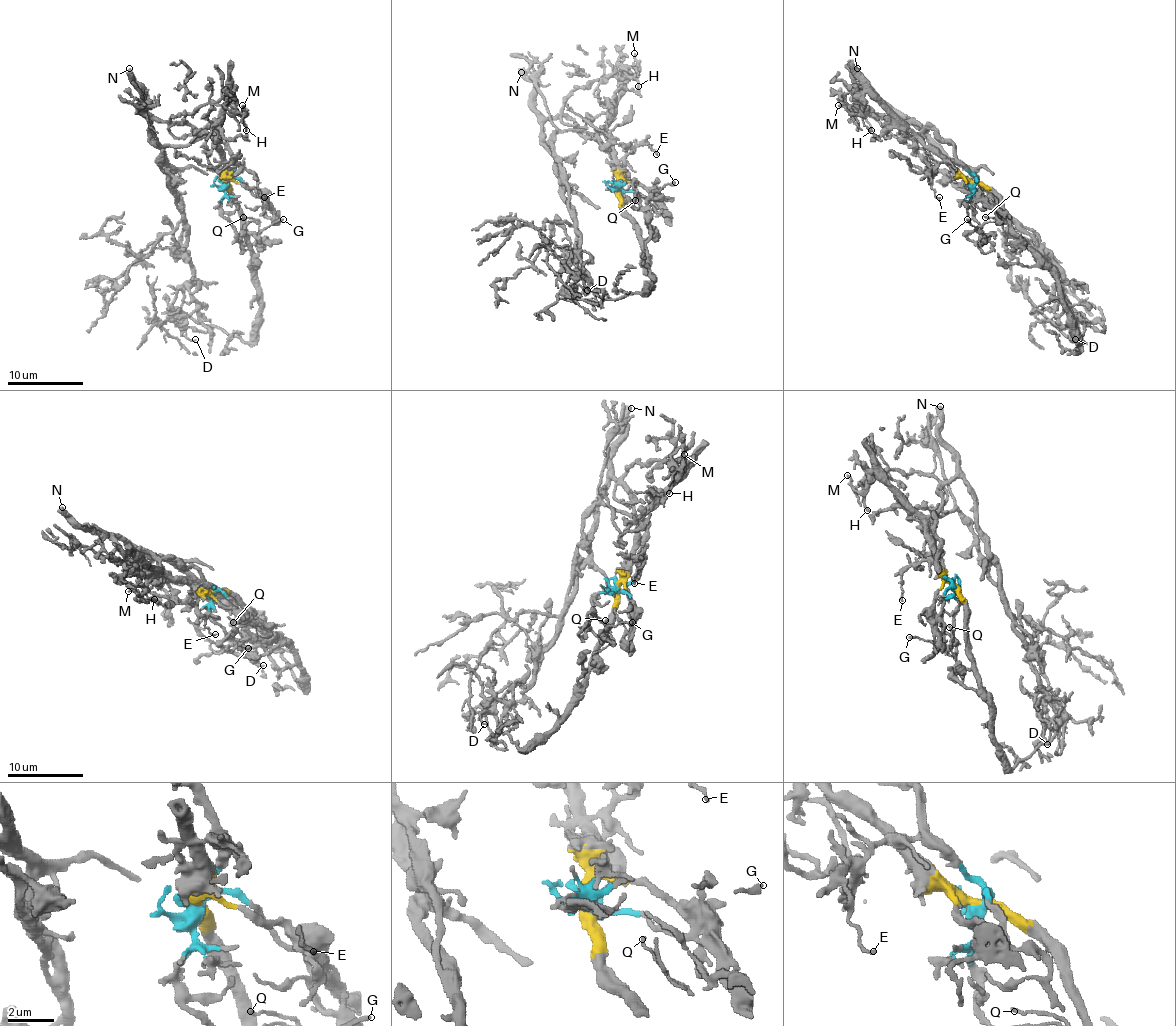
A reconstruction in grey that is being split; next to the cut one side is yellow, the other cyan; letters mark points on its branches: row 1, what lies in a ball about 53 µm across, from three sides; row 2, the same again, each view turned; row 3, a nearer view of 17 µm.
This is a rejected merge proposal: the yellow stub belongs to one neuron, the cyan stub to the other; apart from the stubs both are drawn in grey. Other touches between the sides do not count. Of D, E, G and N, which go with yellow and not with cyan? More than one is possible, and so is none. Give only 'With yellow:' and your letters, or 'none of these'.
With yellow: D

